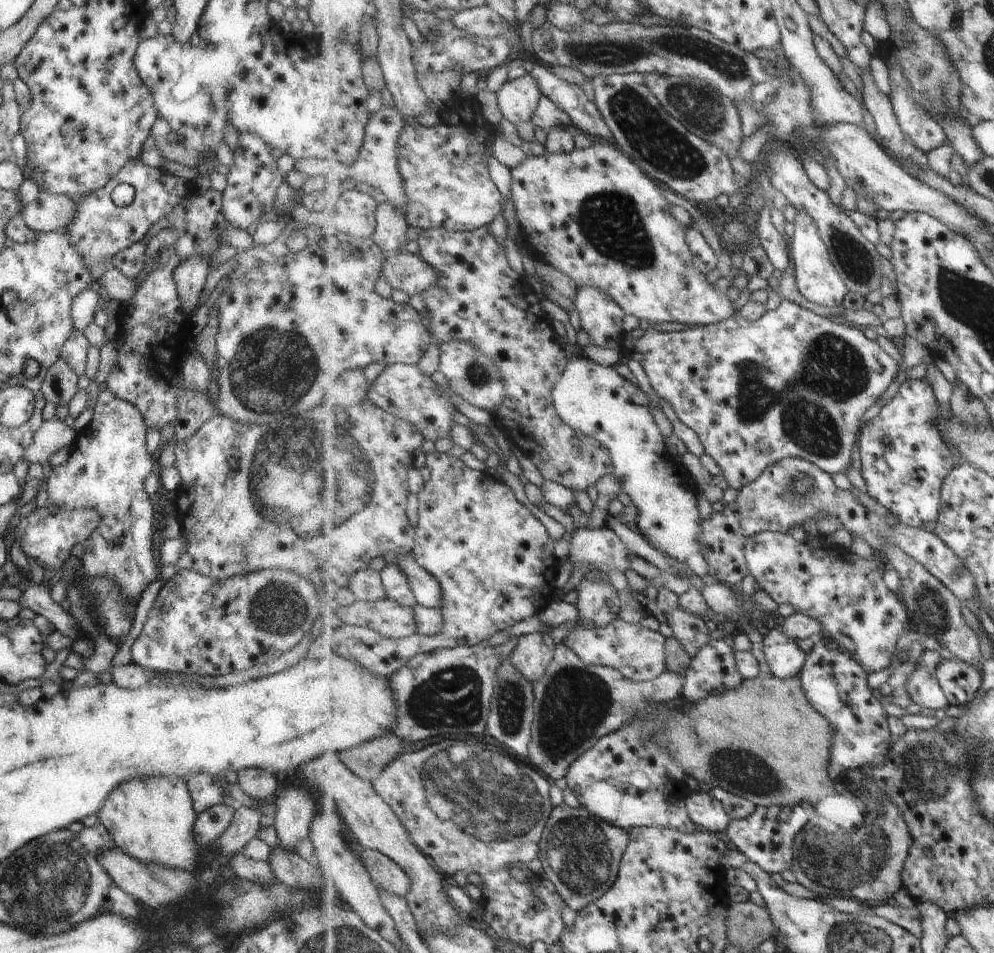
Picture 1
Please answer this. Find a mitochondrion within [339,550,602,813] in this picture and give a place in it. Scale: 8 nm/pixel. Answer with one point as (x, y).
(450, 698)

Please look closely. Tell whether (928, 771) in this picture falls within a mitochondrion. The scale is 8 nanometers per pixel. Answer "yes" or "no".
yes

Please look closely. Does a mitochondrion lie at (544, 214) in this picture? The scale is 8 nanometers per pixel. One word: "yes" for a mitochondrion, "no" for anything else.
no

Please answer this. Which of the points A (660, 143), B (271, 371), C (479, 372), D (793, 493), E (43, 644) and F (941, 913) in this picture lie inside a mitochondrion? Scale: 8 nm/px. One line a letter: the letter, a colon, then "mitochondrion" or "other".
A: mitochondrion
B: mitochondrion
C: mitochondrion
D: mitochondrion
E: other
F: other

